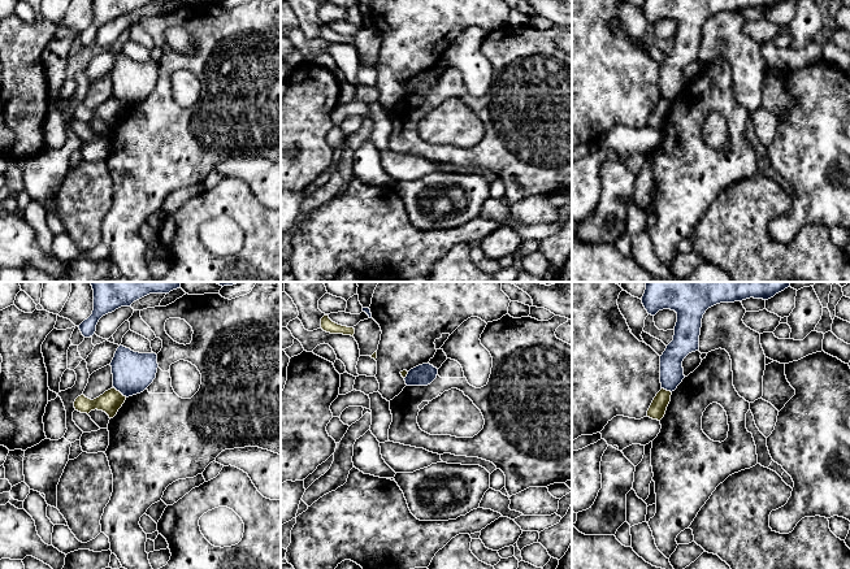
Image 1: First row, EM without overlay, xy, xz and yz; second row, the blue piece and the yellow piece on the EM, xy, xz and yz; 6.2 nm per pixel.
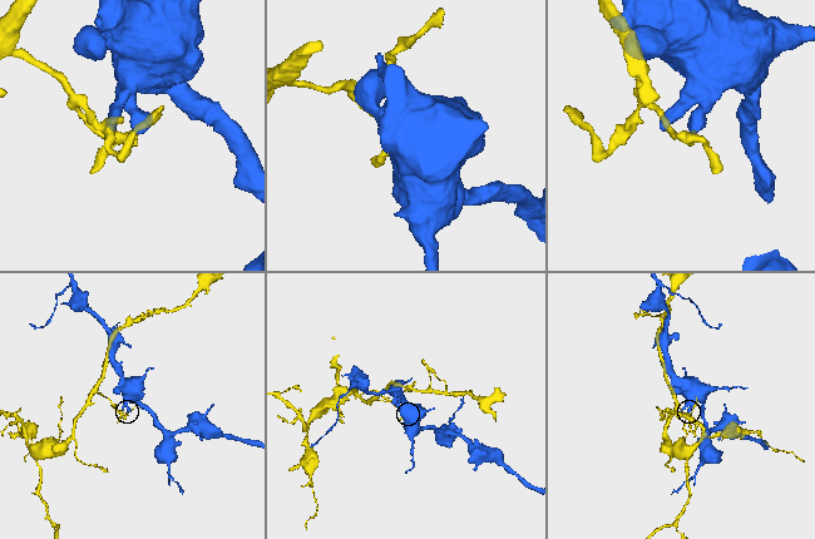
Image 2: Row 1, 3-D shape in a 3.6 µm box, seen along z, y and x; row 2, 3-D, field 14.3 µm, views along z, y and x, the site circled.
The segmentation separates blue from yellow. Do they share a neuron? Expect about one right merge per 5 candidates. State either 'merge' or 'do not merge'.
do not merge

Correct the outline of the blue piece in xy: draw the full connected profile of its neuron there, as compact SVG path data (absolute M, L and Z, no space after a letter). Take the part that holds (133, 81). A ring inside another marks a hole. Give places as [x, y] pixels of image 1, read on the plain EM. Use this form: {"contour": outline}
{"contour": "M120 55L110 75L113 96L129 107L143 101L156 87L157 64L139 62Z"}

